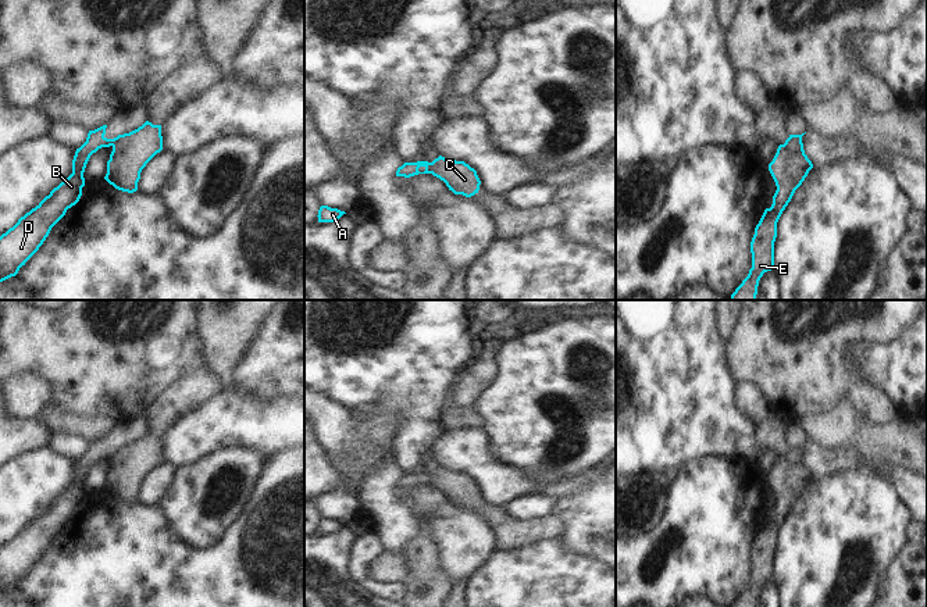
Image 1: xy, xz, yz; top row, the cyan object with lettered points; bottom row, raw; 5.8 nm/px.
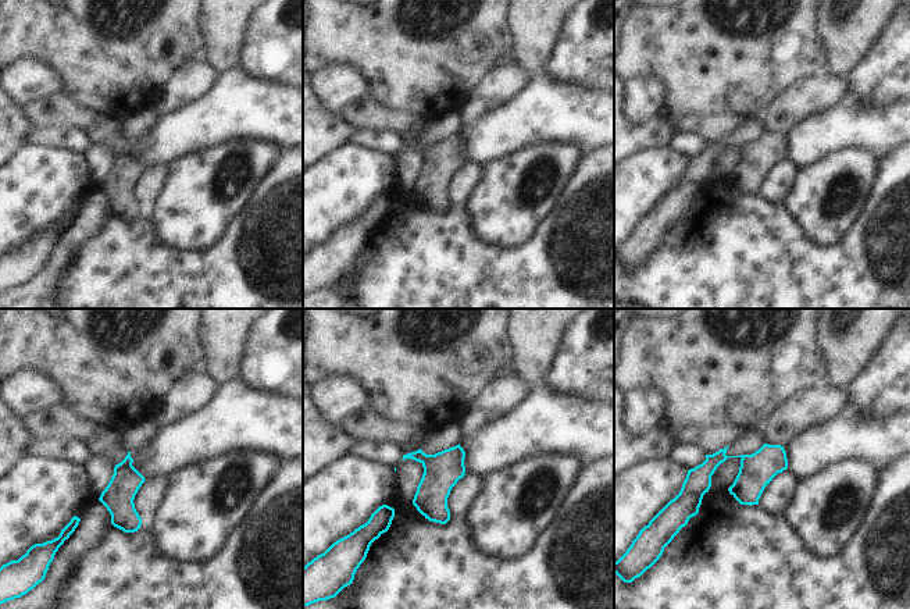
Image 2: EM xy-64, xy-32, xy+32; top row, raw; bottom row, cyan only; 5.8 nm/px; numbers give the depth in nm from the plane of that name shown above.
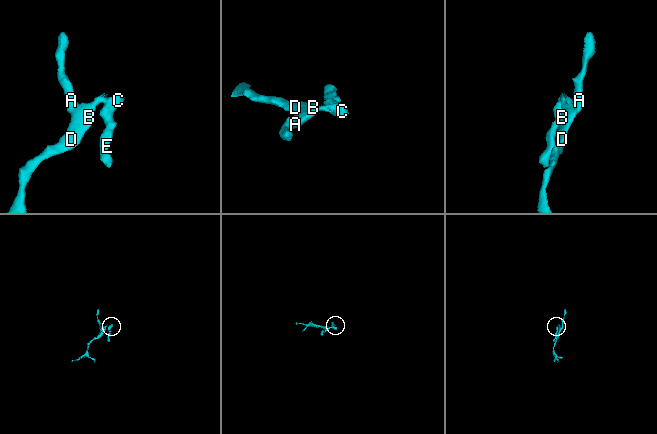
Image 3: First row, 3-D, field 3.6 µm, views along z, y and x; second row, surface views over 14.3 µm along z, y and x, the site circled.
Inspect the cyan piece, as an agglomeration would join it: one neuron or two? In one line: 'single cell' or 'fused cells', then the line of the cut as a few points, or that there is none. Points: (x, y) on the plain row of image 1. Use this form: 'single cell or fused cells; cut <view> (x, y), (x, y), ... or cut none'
fused cells; cut xy (122, 446), (111, 456)

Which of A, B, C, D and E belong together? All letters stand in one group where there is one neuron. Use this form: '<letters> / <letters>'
A B D / C E

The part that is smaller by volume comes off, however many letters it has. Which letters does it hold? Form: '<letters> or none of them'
C, E

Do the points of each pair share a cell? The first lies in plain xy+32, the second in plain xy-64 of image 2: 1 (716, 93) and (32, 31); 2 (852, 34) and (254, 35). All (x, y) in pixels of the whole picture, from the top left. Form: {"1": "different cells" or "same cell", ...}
{"1": "same cell", "2": "different cells"}

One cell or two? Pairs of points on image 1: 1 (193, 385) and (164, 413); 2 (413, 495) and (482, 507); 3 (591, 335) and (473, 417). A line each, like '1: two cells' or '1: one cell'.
1: one cell
2: two cells
3: two cells

